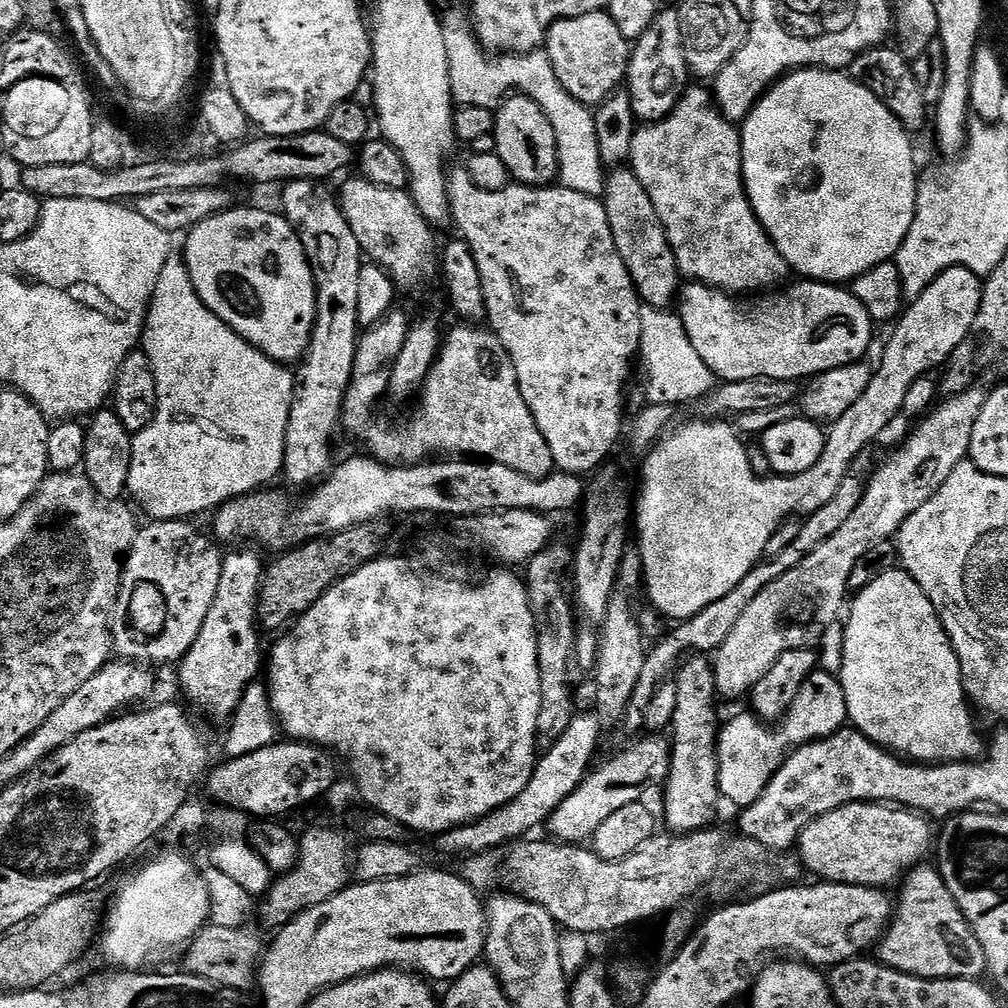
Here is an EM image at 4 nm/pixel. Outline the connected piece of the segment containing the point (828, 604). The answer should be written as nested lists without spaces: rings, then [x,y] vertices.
[[[979,386],[967,388],[957,396],[949,396],[943,402],[937,403],[917,423],[917,428],[908,436],[908,441],[877,470],[872,476],[872,481],[867,481],[863,489],[863,496],[858,502],[857,509],[849,515],[846,522],[835,534],[826,538],[808,555],[797,559],[784,573],[773,575],[772,580],[760,591],[752,602],[745,606],[741,616],[725,636],[725,641],[717,646],[711,653],[712,672],[716,676],[716,690],[721,697],[728,696],[732,688],[728,683],[735,676],[741,676],[747,682],[761,680],[773,662],[783,654],[795,648],[807,649],[815,645],[821,637],[825,625],[833,619],[848,592],[848,579],[864,559],[867,548],[878,539],[892,538],[899,533],[904,525],[904,520],[927,502],[942,482],[946,480],[963,463],[970,450],[970,438],[974,434],[974,422],[978,422],[978,414],[982,414],[982,406],[986,402],[988,392]]]

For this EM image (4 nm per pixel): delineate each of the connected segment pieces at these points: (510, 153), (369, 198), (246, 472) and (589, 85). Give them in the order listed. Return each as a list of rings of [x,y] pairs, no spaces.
[[[513,94],[495,109],[496,114],[496,150],[502,162],[506,162],[509,177],[517,184],[527,184],[529,188],[543,188],[551,185],[559,177],[560,163],[558,162],[558,142],[554,138],[554,126],[550,126],[550,118],[529,96]]]
[[[355,178],[348,180],[338,191],[338,203],[346,222],[350,222],[350,230],[354,230],[354,238],[358,238],[358,246],[361,253],[371,263],[379,264],[389,276],[397,289],[416,288],[424,284],[432,275],[438,272],[438,248],[435,248],[436,240],[432,237],[433,225],[425,220],[424,215],[418,210],[418,206],[412,200],[411,195],[403,188],[387,188],[371,184],[369,180]]]
[[[173,254],[168,257],[166,266],[162,266],[162,274],[158,274],[158,278],[156,279],[156,285],[152,291],[152,301],[148,303],[148,314],[144,318],[142,350],[146,354],[146,358],[150,362],[150,370],[154,374],[154,386],[156,387],[156,412],[152,416],[152,423],[147,424],[147,426],[144,427],[141,432],[137,432],[132,436],[132,457],[130,458],[130,470],[128,471],[127,491],[130,494],[132,492],[133,498],[131,497],[131,499],[135,501],[137,505],[140,503],[141,506],[149,512],[149,517],[151,517],[152,520],[179,520],[181,518],[192,518],[192,515],[194,515],[195,512],[202,512],[206,508],[209,508],[209,510],[215,509],[217,506],[223,504],[224,501],[230,500],[234,496],[239,496],[241,494],[247,494],[263,489],[265,486],[271,485],[268,483],[270,483],[271,480],[275,478],[275,476],[279,477],[281,473],[283,473],[284,438],[286,434],[286,422],[288,421],[288,415],[290,414],[290,402],[292,401],[292,386],[294,383],[293,373],[289,371],[287,367],[281,366],[279,363],[277,363],[277,361],[270,359],[270,357],[257,350],[253,344],[249,344],[248,341],[242,339],[242,337],[236,333],[230,325],[228,325],[226,322],[222,322],[220,319],[218,319],[217,316],[214,315],[211,310],[208,309],[208,307],[202,302],[202,298],[198,298],[198,294],[192,285],[190,274],[188,273],[188,267],[184,265],[184,261],[179,255]]]
[[[607,11],[554,22],[548,31],[546,51],[550,66],[554,66],[554,74],[558,74],[558,82],[562,82],[562,86],[566,86],[566,94],[578,98],[578,102],[589,106],[601,104],[625,83],[630,42]]]

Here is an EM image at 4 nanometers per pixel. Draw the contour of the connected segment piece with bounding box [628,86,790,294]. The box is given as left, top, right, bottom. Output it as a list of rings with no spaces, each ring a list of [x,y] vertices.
[[[689,86],[669,116],[637,127],[628,158],[632,172],[638,174],[638,182],[642,182],[646,194],[650,194],[654,210],[658,210],[658,218],[662,218],[681,277],[729,294],[756,294],[786,279],[790,276],[790,269],[758,222],[748,201],[748,191],[744,189],[740,134],[741,129],[720,113],[709,89],[707,92],[704,88]]]

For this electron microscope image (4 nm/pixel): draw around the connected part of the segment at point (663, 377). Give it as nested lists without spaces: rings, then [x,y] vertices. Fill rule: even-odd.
[[[641,307],[640,350],[638,364],[644,367],[644,392],[646,400],[651,404],[677,406],[680,402],[690,402],[707,397],[716,387],[718,381],[715,374],[702,362],[698,350],[690,342],[686,334],[686,326],[682,326],[679,315],[675,311],[663,308]]]

